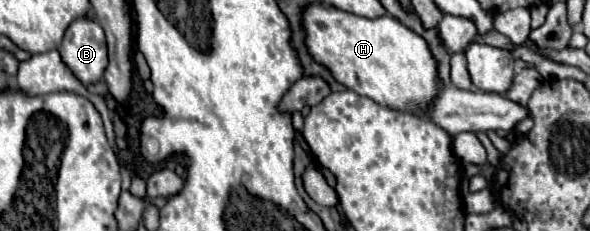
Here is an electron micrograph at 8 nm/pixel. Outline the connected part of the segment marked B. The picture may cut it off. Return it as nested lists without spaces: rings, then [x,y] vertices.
[[[83,17],[73,21],[63,37],[59,55],[85,87],[97,83],[107,67],[107,43],[101,25]]]

